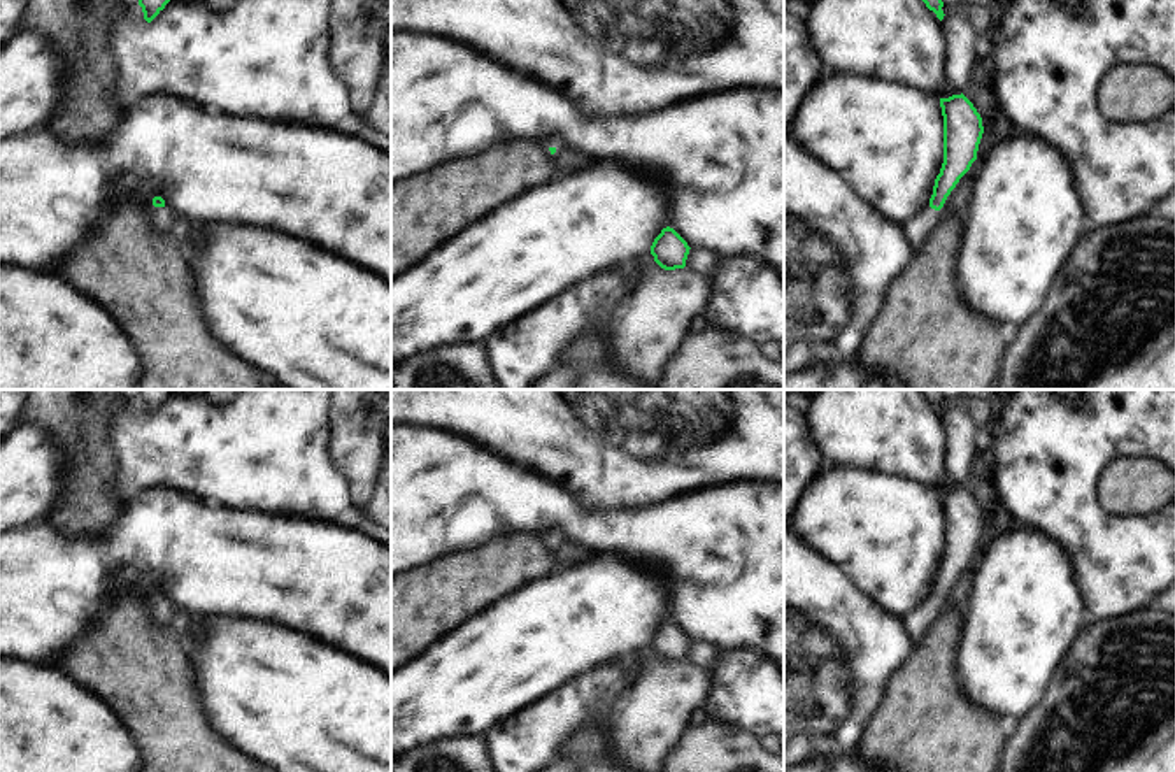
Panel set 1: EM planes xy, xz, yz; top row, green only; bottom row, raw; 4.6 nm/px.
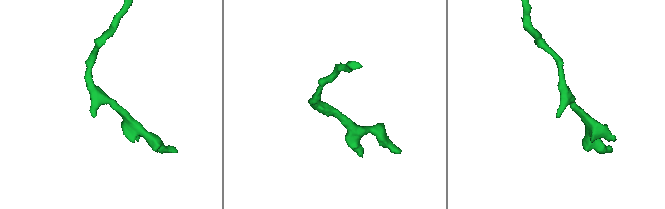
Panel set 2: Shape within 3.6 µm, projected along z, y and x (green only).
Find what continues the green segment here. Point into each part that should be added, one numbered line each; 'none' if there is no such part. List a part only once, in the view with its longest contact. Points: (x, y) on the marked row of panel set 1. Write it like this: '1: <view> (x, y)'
1: xy (158, 216)

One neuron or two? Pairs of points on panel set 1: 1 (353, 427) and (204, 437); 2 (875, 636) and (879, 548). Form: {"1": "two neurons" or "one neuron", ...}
{"1": "one neuron", "2": "two neurons"}

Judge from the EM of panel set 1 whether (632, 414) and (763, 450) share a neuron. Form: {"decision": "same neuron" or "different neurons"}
{"decision": "same neuron"}

